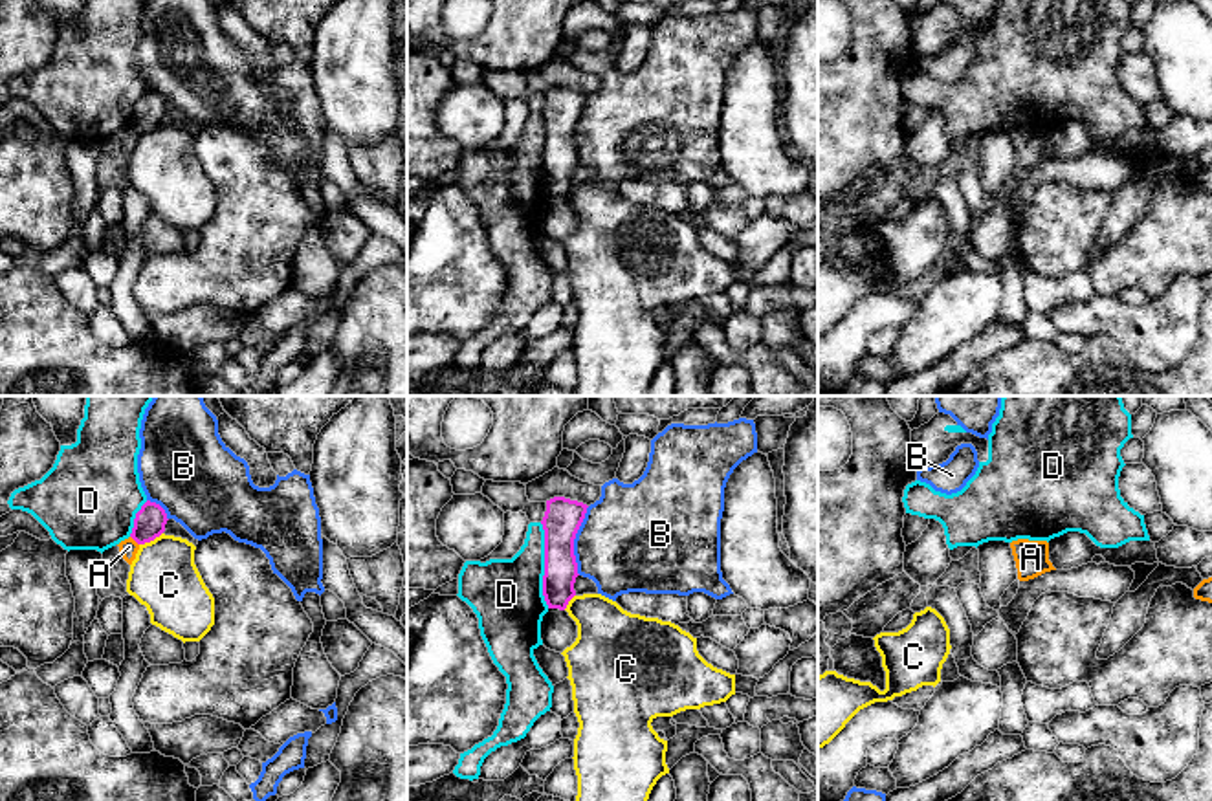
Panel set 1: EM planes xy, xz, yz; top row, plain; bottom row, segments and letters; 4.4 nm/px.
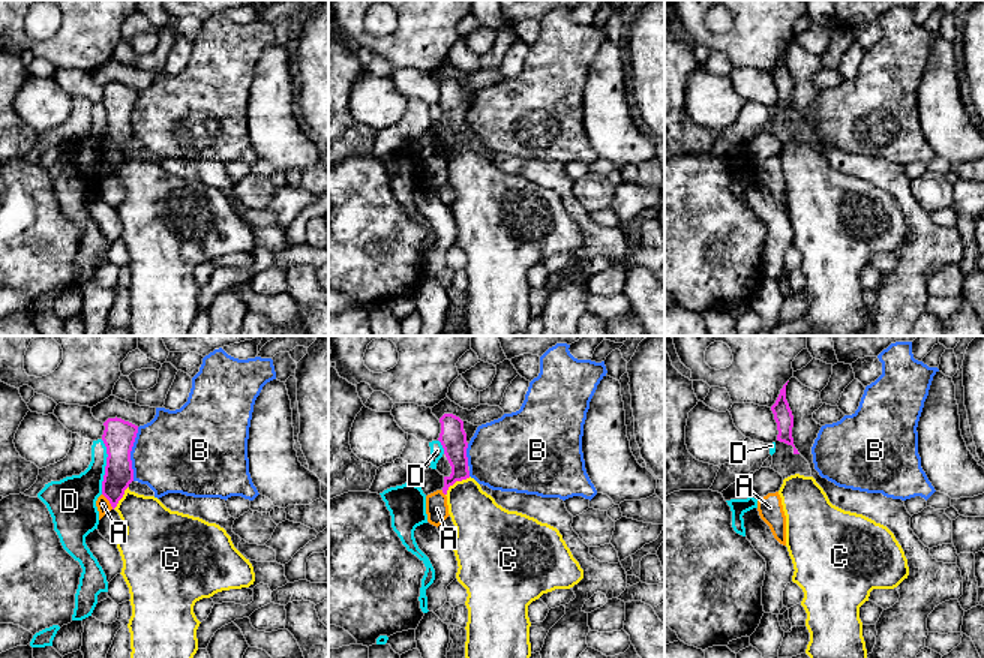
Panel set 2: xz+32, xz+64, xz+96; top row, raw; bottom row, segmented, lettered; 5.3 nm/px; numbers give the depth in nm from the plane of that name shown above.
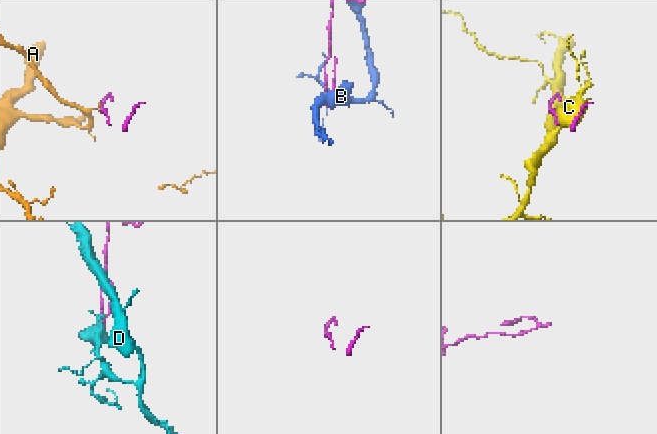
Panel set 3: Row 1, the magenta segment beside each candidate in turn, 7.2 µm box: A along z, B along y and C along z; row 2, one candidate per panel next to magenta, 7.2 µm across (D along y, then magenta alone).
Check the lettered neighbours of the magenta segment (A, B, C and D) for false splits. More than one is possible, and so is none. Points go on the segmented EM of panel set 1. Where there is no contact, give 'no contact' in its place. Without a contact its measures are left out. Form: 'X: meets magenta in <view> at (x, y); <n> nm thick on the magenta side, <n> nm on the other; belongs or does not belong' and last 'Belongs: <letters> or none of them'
A: meets magenta in xy at (134, 539); 140 nm thick on the magenta side, 80 nm on the other; does not belong
B: meets magenta in xz at (572, 541); 160 nm thick on the magenta side, 440 nm on the other; does not belong
C: meets magenta in xy at (151, 539); 140 nm thick on the magenta side, 300 nm on the other; does not belong
D: meets magenta in xz at (545, 565); 160 nm thick on the magenta side, 320 nm on the other; does not belong
Belongs: none of them

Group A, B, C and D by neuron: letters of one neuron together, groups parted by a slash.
A / B / C / D

